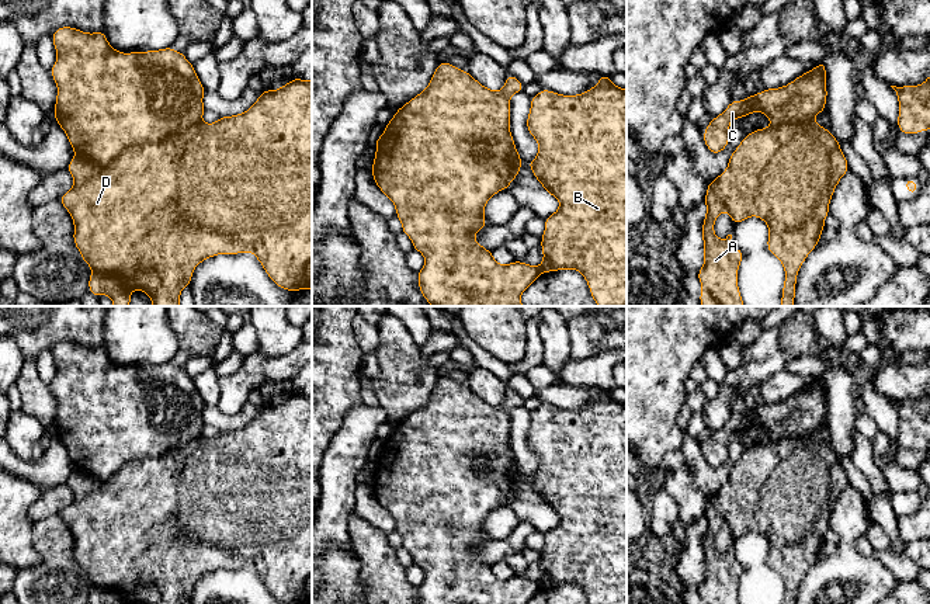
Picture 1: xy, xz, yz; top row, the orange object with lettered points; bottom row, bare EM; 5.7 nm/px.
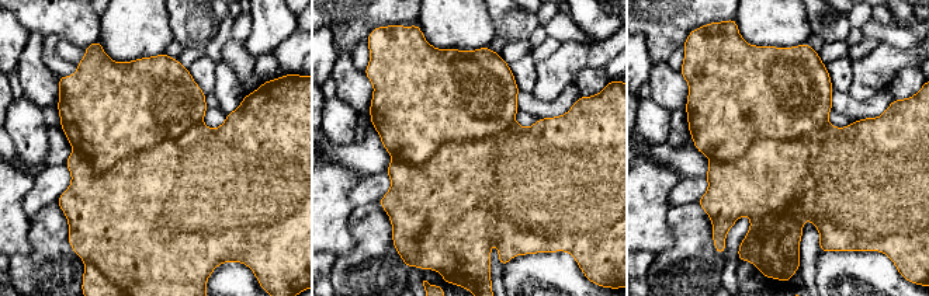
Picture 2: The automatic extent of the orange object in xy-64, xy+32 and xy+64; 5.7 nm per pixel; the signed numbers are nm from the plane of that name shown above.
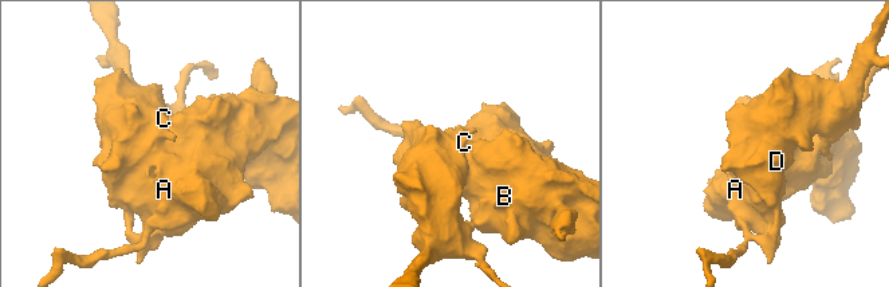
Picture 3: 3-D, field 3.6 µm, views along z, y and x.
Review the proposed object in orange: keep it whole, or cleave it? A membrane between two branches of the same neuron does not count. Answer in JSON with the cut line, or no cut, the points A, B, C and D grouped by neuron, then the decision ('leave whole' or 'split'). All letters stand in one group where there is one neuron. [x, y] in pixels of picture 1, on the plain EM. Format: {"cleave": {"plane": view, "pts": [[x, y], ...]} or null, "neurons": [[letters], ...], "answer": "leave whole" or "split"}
{"cleave": {"plane": "xy", "pts": [[200, 434], [166, 452], [129, 460], [106, 479], [76, 469]]}, "neurons": [["A", "B", "D"], ["C"]], "answer": "split"}

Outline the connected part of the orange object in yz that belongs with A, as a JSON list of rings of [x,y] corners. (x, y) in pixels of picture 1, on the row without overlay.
[[[815,437],[768,441],[756,444],[745,451],[729,472],[726,485],[707,501],[704,516],[707,520],[707,530],[702,537],[704,580],[697,589],[702,604],[739,604],[738,583],[745,569],[739,562],[731,563],[728,560],[732,549],[728,549],[721,555],[714,548],[714,538],[722,525],[726,525],[731,530],[735,539],[749,531],[761,532],[767,538],[767,565],[782,577],[785,584],[782,604],[795,604],[798,584],[806,575],[808,569],[820,556],[820,548],[826,542],[823,535],[829,530],[830,513],[840,493],[847,486],[849,478],[840,464],[840,458],[829,444],[825,444]]]

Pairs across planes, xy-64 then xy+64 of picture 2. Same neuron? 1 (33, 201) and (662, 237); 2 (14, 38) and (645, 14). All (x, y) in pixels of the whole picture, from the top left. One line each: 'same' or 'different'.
1: different
2: different

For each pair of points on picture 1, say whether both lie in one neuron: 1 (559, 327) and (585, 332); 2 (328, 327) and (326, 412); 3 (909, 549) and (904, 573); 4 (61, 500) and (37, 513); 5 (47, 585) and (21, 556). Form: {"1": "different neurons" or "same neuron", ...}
{"1": "different neurons", "2": "same neuron", "3": "different neurons", "4": "same neuron", "5": "different neurons"}

